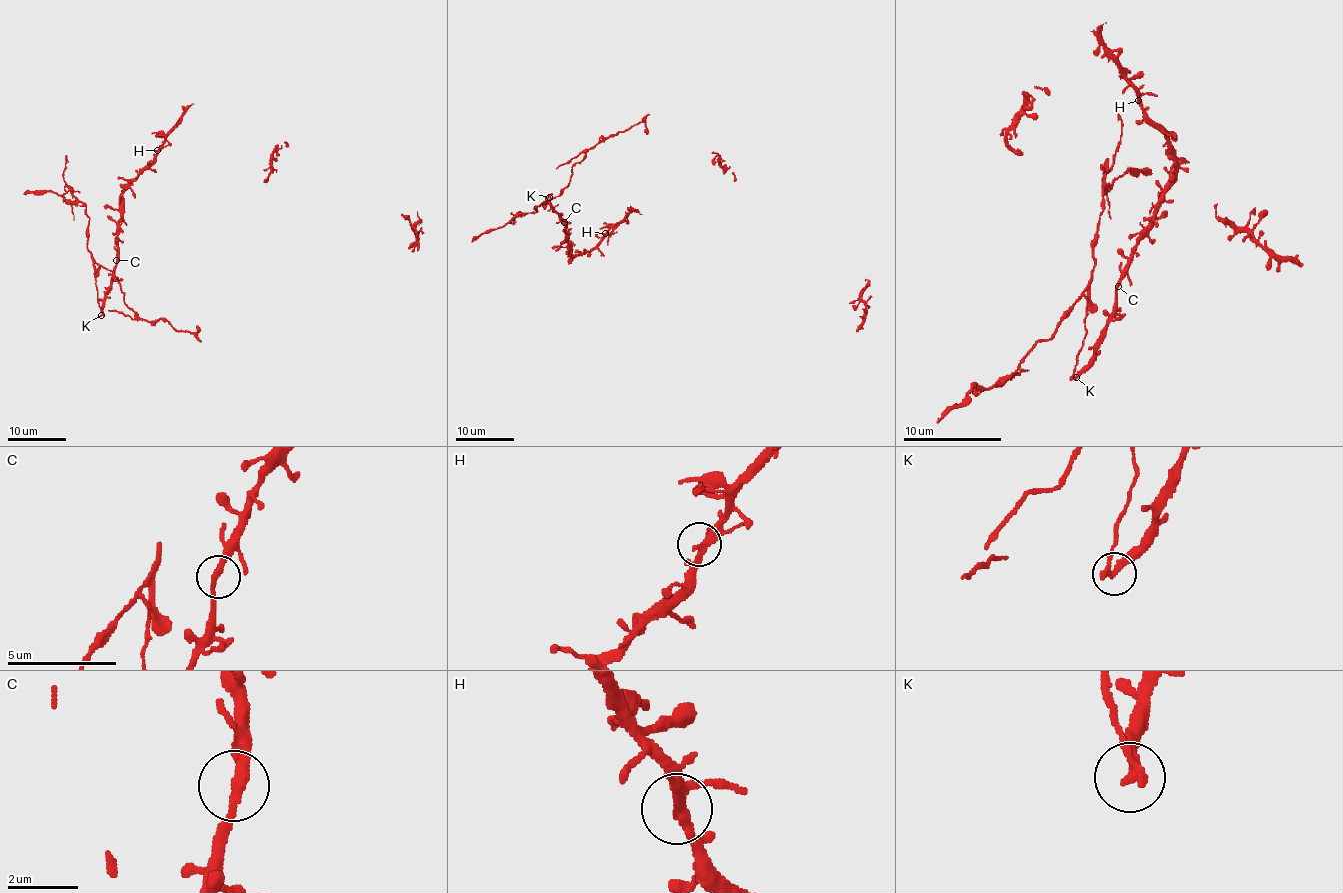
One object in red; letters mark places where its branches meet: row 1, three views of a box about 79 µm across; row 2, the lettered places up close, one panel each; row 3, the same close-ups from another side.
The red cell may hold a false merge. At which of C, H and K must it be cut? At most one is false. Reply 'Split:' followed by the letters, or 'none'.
Split: K

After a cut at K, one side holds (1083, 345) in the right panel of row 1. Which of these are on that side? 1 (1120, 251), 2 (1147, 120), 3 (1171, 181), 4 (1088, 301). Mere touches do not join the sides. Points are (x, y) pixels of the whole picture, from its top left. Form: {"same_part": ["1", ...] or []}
{"same_part": ["4"]}

